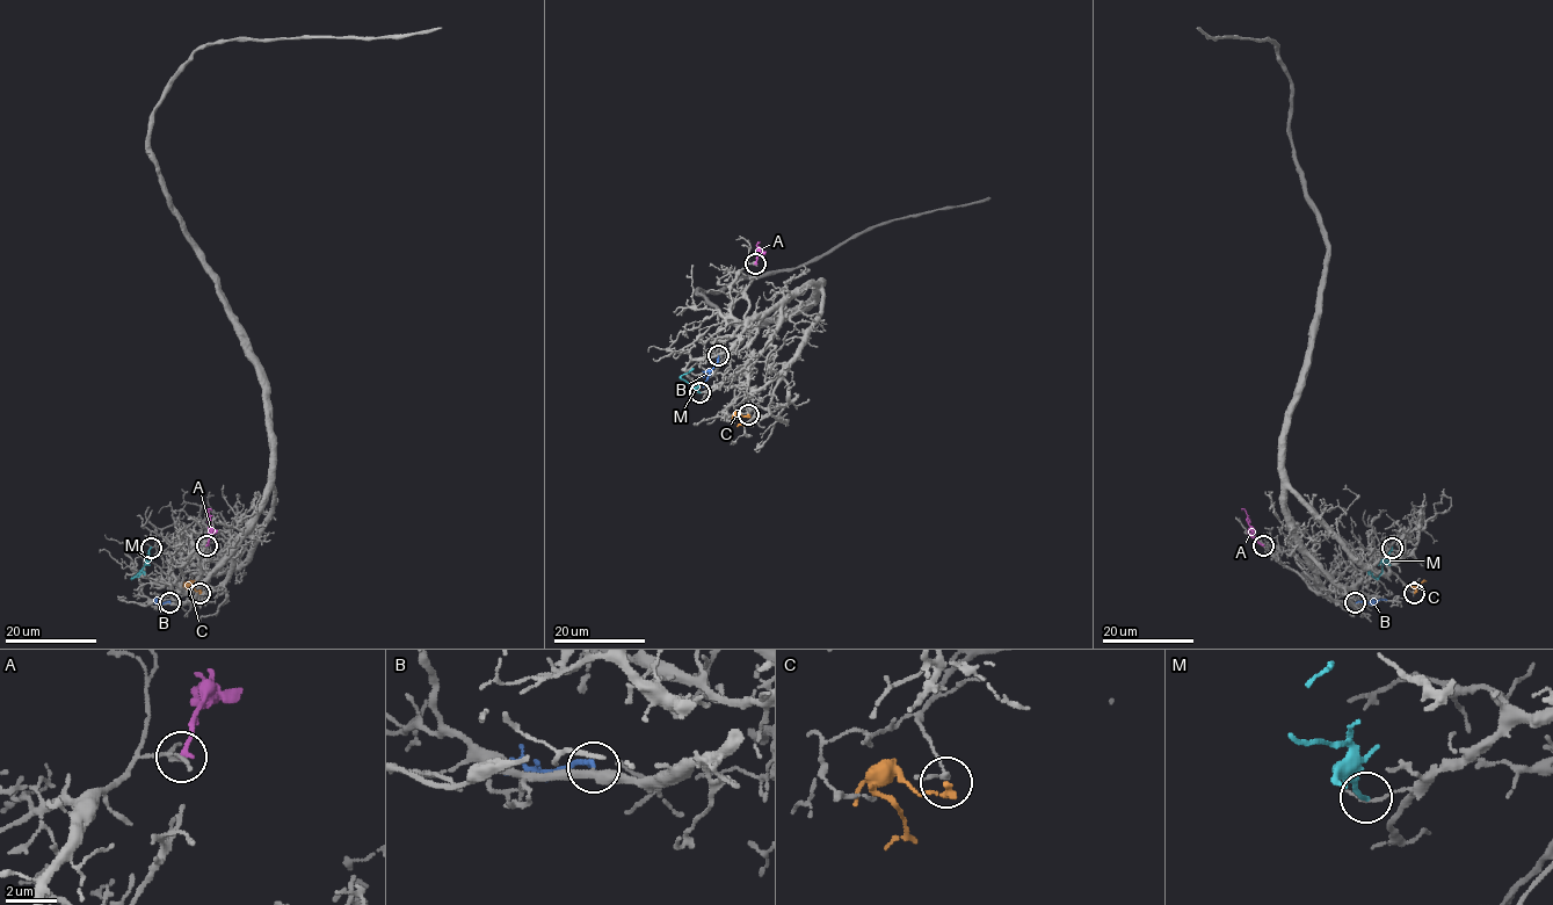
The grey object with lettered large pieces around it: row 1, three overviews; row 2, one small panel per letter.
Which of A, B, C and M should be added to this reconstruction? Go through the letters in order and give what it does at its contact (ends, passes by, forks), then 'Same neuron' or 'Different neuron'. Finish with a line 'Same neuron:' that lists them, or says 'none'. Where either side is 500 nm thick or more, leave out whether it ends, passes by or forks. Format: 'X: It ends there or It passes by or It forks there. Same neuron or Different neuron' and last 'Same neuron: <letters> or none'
A: It ends there. Different neuron
B: It ends there. Same neuron
C: It ends there. Same neuron
M: It ends there. Different neuron
Same neuron: B, C

